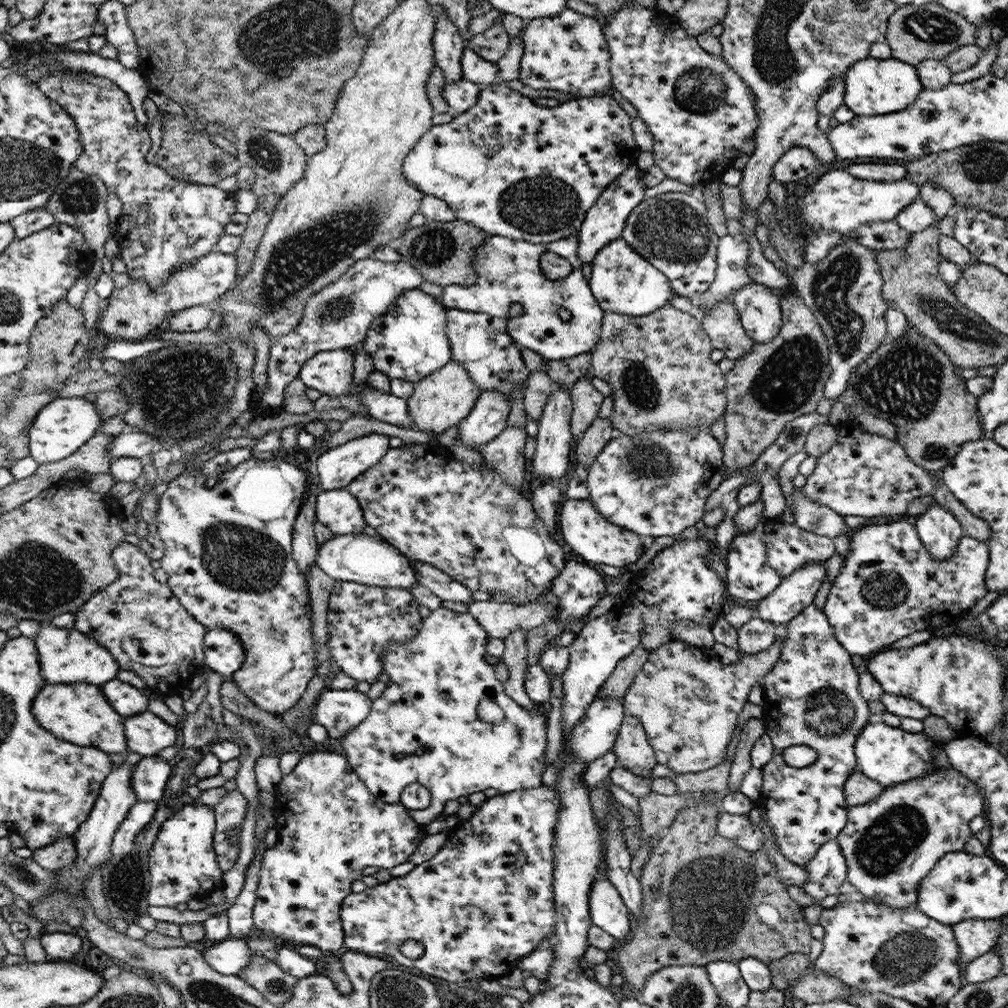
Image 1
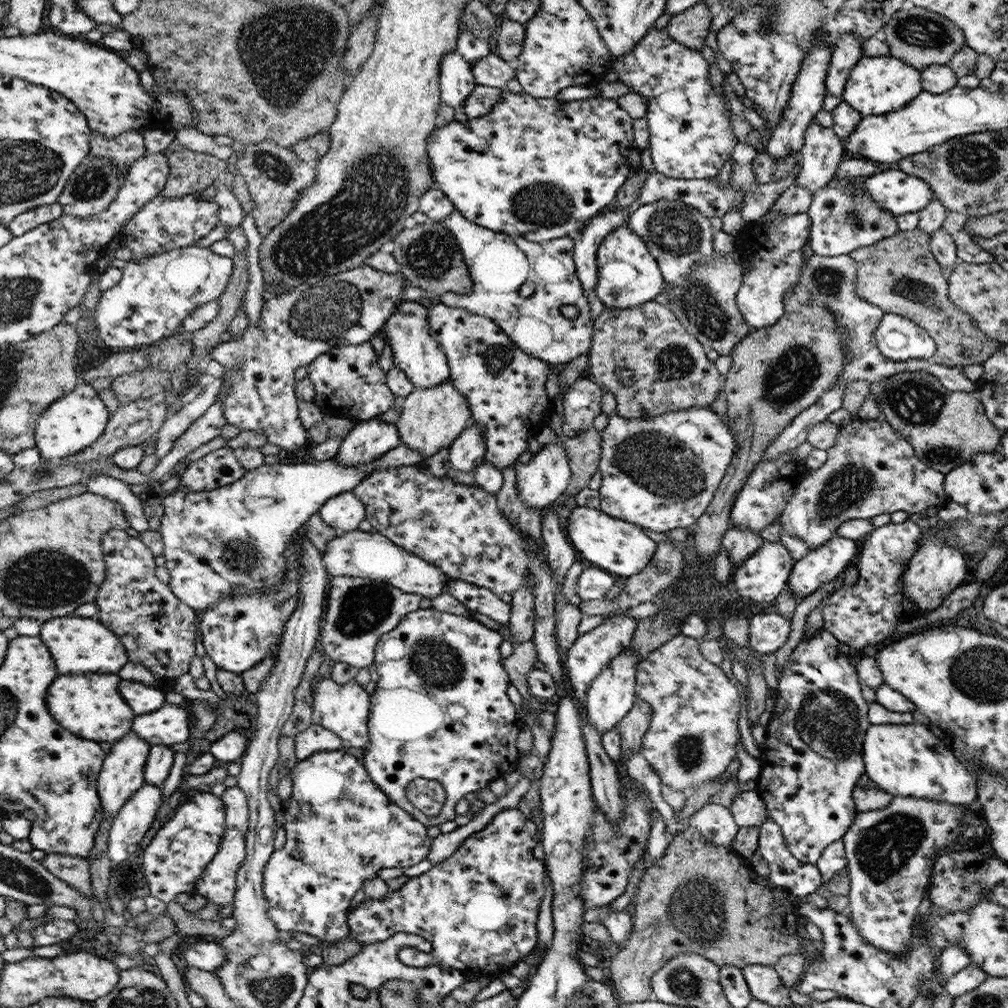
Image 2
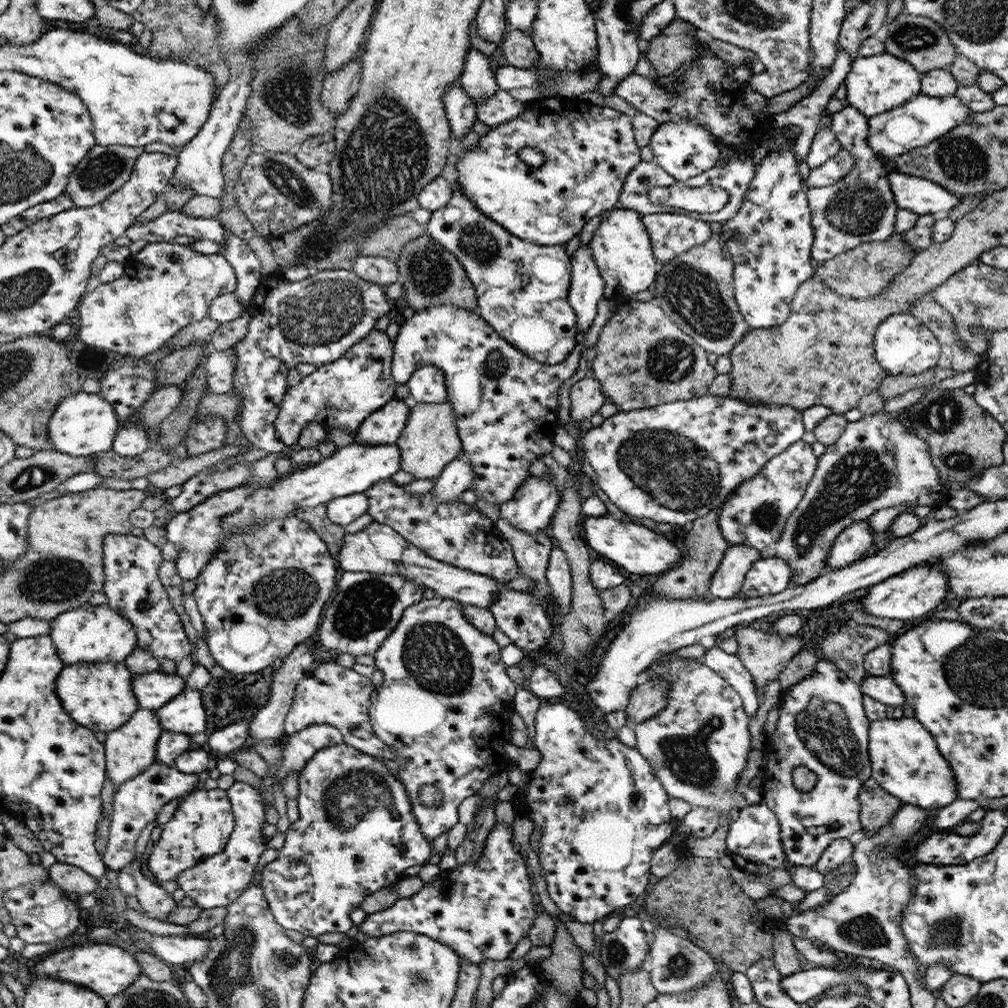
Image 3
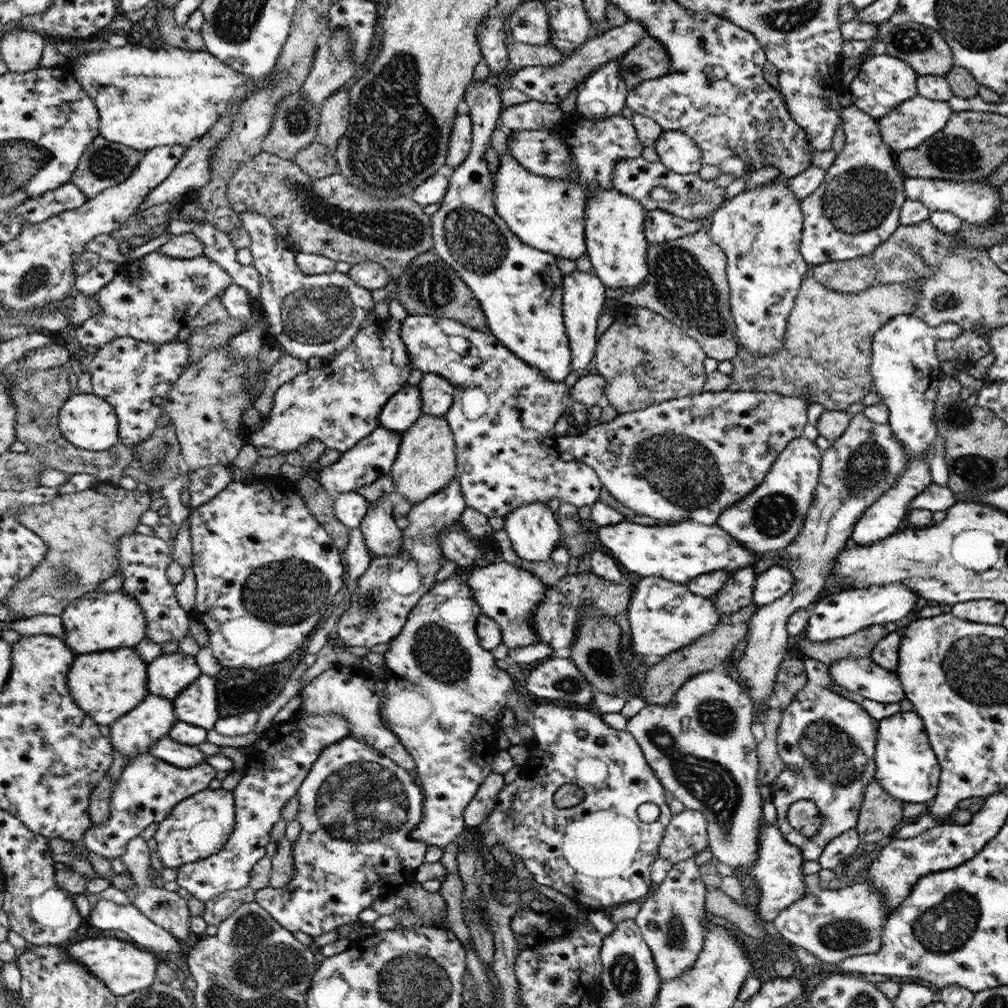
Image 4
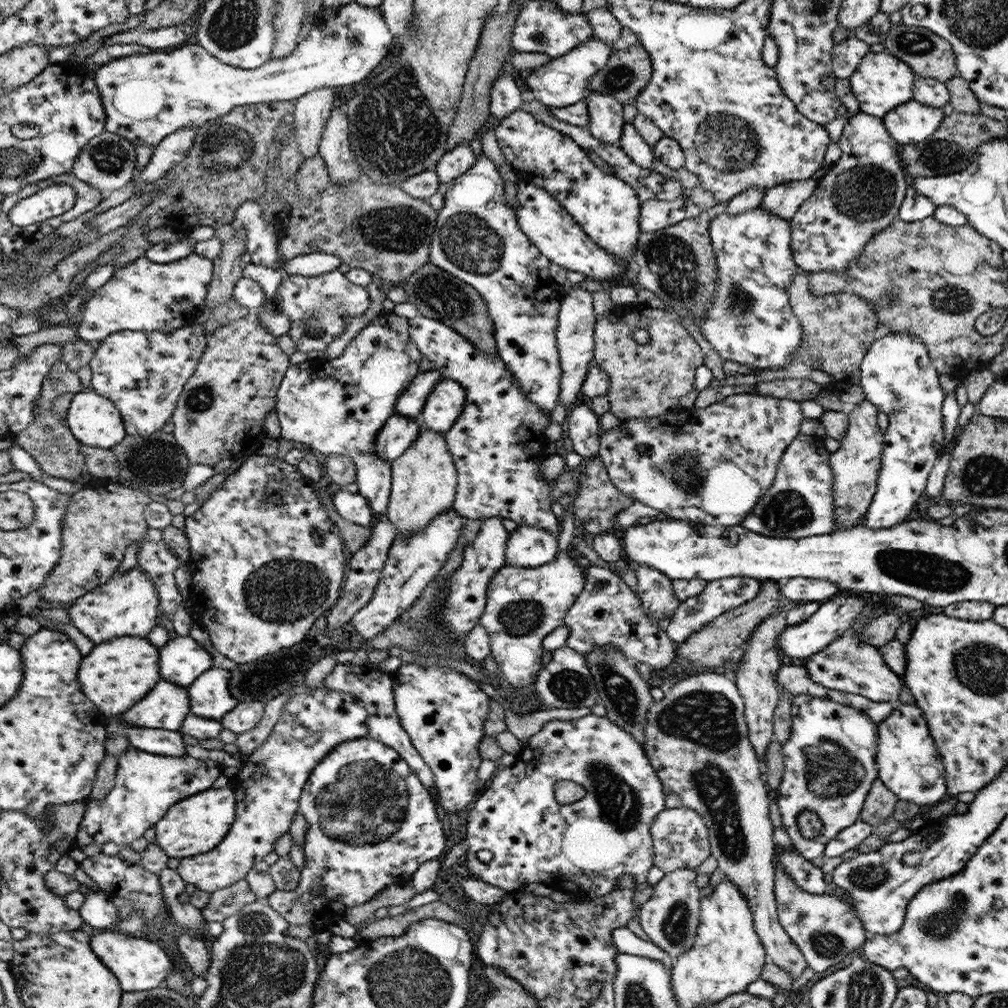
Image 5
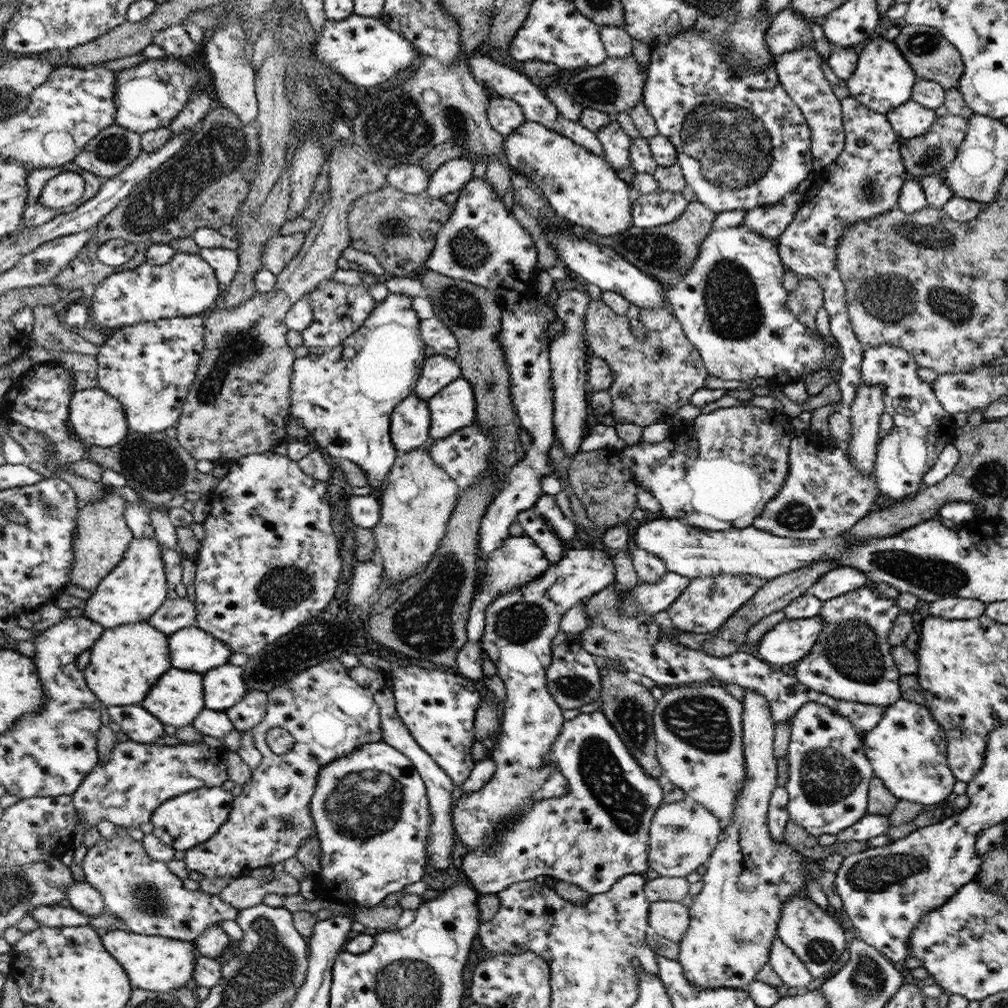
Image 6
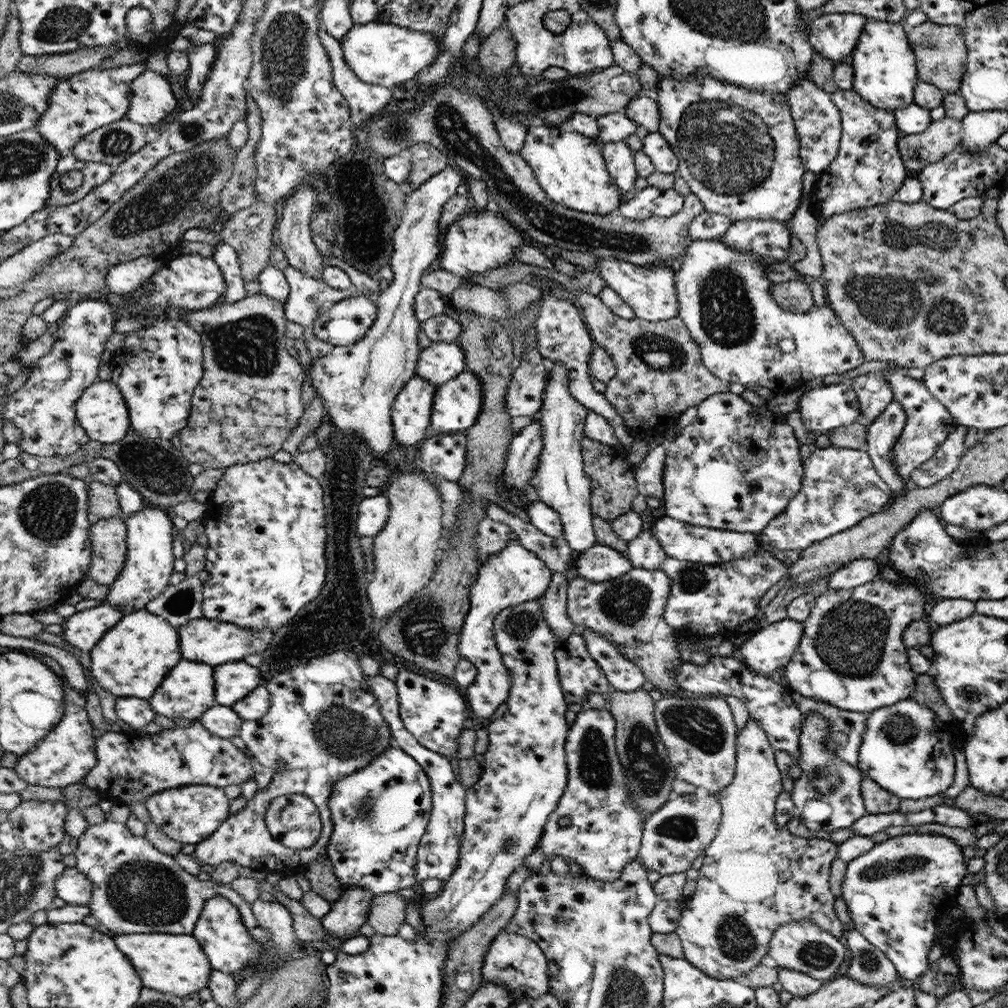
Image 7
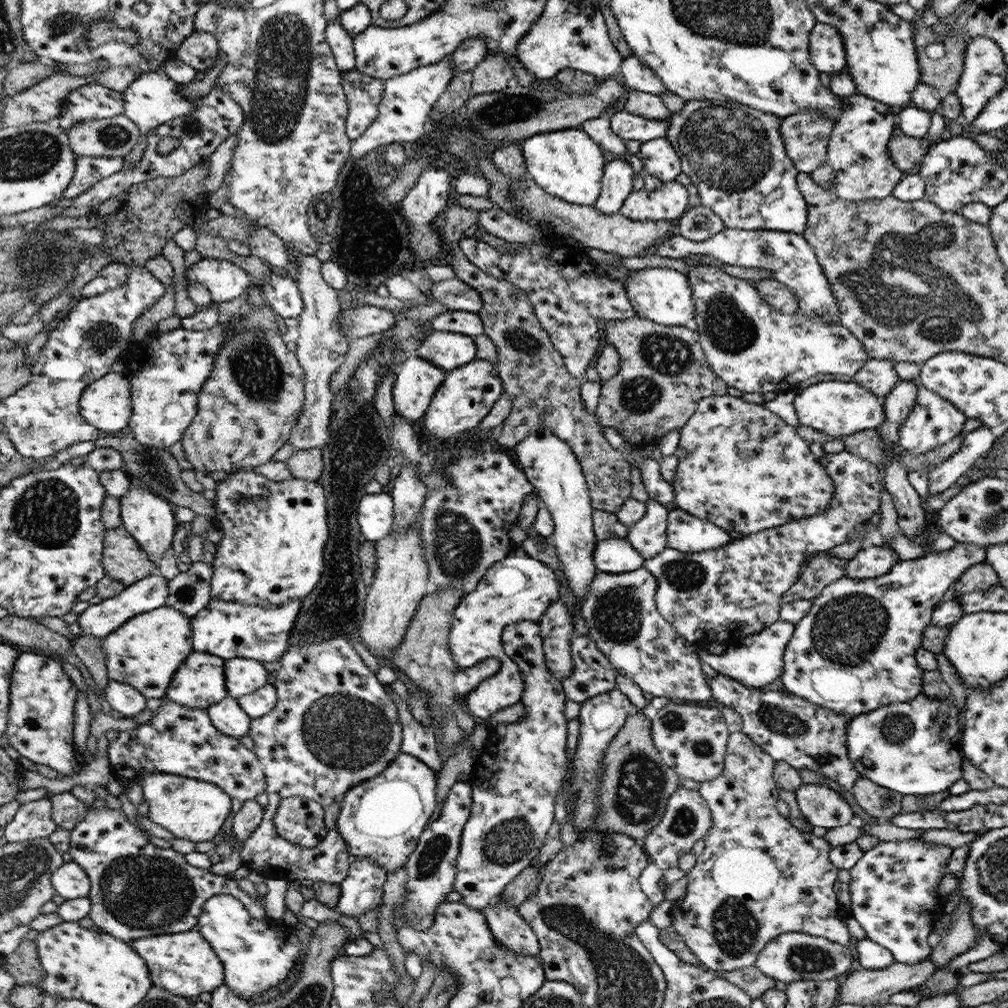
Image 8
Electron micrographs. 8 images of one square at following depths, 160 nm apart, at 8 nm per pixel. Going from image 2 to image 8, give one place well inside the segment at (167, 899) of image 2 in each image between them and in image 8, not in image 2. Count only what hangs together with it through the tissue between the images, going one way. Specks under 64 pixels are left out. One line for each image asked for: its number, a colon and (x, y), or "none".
3: (201, 826)
4: (198, 827)
5: (197, 824)
6: (183, 822)
7: (190, 814)
8: (191, 809)

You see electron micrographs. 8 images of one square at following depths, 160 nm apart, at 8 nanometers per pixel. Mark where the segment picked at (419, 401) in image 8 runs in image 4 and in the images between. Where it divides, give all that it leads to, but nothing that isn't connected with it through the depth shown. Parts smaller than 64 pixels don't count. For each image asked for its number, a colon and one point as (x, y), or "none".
4: (373, 458)
5: (400, 433)
6: (411, 421)
7: (411, 413)

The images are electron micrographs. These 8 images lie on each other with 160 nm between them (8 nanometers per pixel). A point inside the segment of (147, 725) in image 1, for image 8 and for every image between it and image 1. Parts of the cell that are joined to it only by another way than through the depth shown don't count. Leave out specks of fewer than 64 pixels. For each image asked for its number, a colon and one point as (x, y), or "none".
2: (168, 725)
3: (185, 714)
4: (197, 705)
5: (210, 696)
6: (225, 687)
7: (234, 680)
8: (244, 676)

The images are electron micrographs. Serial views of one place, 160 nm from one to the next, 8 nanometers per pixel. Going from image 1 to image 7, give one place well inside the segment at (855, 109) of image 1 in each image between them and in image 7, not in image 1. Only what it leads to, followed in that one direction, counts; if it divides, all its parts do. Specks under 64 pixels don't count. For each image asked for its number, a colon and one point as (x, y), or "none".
2: (878, 85)
3: (876, 84)
4: (883, 82)
5: (881, 82)
6: (882, 80)
7: (884, 67)

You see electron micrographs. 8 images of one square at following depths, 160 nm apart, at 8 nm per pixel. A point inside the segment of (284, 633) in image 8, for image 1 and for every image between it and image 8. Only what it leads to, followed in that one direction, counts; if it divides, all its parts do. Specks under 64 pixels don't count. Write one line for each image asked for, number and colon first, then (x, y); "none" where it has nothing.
1: (128, 700)
2: (142, 698)
3: (153, 690)
4: (170, 674)
5: (183, 661)
6: (192, 648)
7: (208, 640)

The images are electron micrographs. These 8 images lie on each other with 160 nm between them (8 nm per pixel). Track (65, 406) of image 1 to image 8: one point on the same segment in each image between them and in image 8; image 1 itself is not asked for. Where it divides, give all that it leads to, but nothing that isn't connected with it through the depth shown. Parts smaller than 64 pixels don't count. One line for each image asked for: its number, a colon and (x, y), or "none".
2: (77, 421)
3: (84, 424)
4: (89, 422)
5: (95, 421)
6: (98, 418)
7: (102, 410)
8: (107, 403)

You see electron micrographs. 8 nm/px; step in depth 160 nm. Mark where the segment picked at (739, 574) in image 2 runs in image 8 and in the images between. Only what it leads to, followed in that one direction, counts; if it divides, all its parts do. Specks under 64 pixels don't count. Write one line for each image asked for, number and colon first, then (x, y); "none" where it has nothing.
3: (768, 576)
4: (776, 581)
5: (802, 589)
6: (840, 580)
7: (856, 573)
8: (871, 561)

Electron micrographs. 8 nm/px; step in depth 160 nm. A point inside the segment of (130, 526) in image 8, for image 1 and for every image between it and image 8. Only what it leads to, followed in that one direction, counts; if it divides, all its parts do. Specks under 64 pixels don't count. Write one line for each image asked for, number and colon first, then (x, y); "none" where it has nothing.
1: (67, 655)
2: (79, 645)
3: (94, 632)
4: (100, 620)
5: (127, 605)
6: (133, 591)
7: (148, 568)

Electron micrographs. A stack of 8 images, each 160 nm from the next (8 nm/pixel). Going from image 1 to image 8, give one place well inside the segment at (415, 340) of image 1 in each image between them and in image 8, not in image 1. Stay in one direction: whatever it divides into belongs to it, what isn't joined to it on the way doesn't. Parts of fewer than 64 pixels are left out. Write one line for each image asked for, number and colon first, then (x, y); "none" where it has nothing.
2: (415, 351)
3: (427, 384)
4: (438, 395)
5: (446, 404)
6: (455, 408)
7: (458, 404)
8: (467, 396)

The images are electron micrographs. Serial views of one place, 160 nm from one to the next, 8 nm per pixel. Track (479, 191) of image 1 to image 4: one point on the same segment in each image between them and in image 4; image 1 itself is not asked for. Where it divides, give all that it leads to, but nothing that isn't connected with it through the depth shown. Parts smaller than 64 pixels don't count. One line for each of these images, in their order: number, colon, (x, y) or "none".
2: (537, 168)
3: (590, 150)
4: (550, 214)

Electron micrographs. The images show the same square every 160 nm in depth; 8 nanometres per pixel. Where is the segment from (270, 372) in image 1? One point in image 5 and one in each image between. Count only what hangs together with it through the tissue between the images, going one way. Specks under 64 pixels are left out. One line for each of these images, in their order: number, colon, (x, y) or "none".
2: (346, 309)
3: (316, 320)
4: (312, 315)
5: (317, 306)

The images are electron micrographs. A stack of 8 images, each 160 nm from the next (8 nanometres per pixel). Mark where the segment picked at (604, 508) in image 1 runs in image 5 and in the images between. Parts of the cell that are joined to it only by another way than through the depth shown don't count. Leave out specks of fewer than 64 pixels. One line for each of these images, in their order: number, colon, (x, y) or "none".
2: (661, 473)
3: (673, 463)
4: (687, 459)
5: (710, 466)

